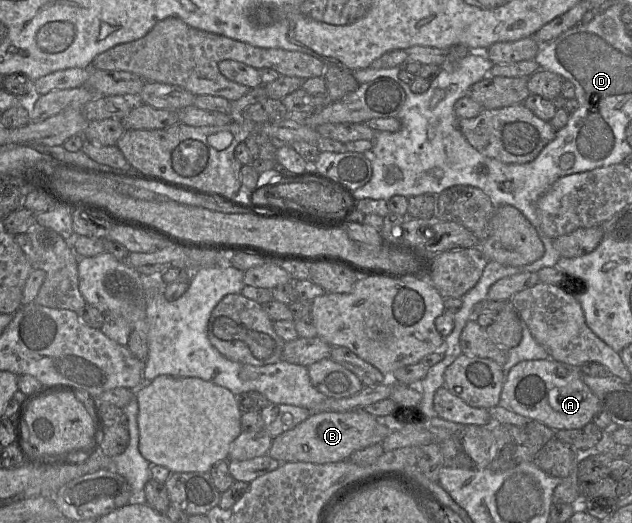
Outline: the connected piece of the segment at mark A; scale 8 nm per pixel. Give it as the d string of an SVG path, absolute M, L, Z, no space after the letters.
M553 359L527 360L513 366L502 387L499 405L521 416L539 421L554 431L578 429L592 421L593 416L601 411L601 403L591 389L583 382L579 368L571 369L566 377L554 374L558 361Z

